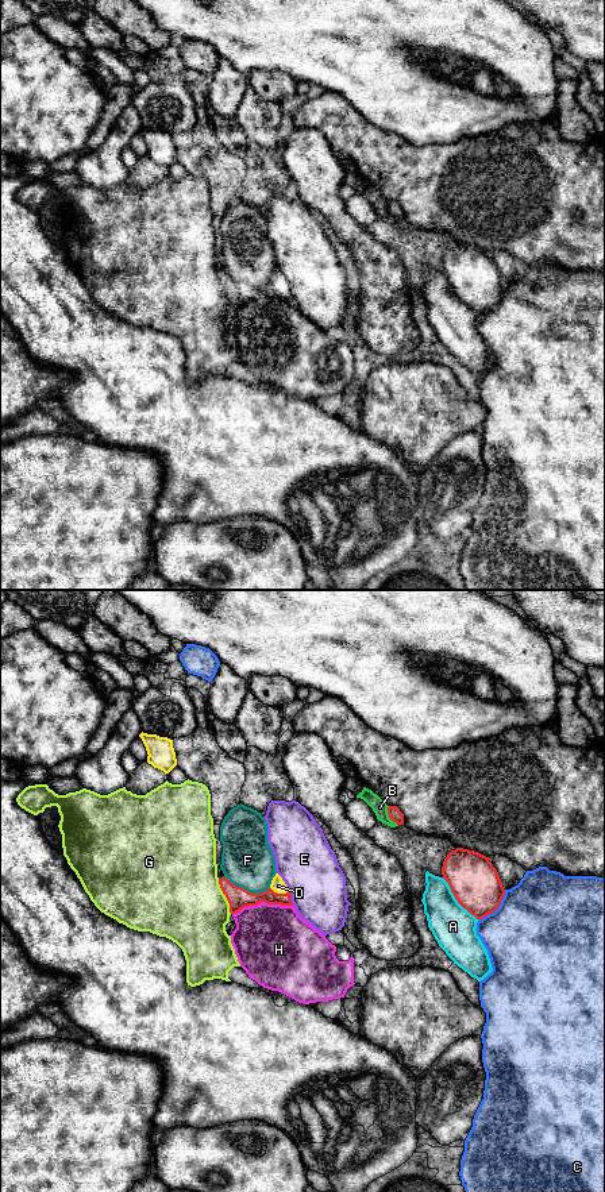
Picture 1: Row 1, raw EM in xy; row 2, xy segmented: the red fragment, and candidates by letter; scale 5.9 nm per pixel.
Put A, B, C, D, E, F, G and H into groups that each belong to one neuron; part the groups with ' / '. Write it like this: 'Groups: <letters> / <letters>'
Groups: A / B / C / D / E / F / G / H

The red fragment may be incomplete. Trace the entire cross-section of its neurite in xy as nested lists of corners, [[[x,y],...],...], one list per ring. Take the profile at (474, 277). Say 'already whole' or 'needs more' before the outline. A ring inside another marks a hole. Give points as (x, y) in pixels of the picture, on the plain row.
already whole; [[[451,246],[443,256],[442,270],[458,298],[477,315],[493,309],[505,290],[489,252],[474,246]]]

